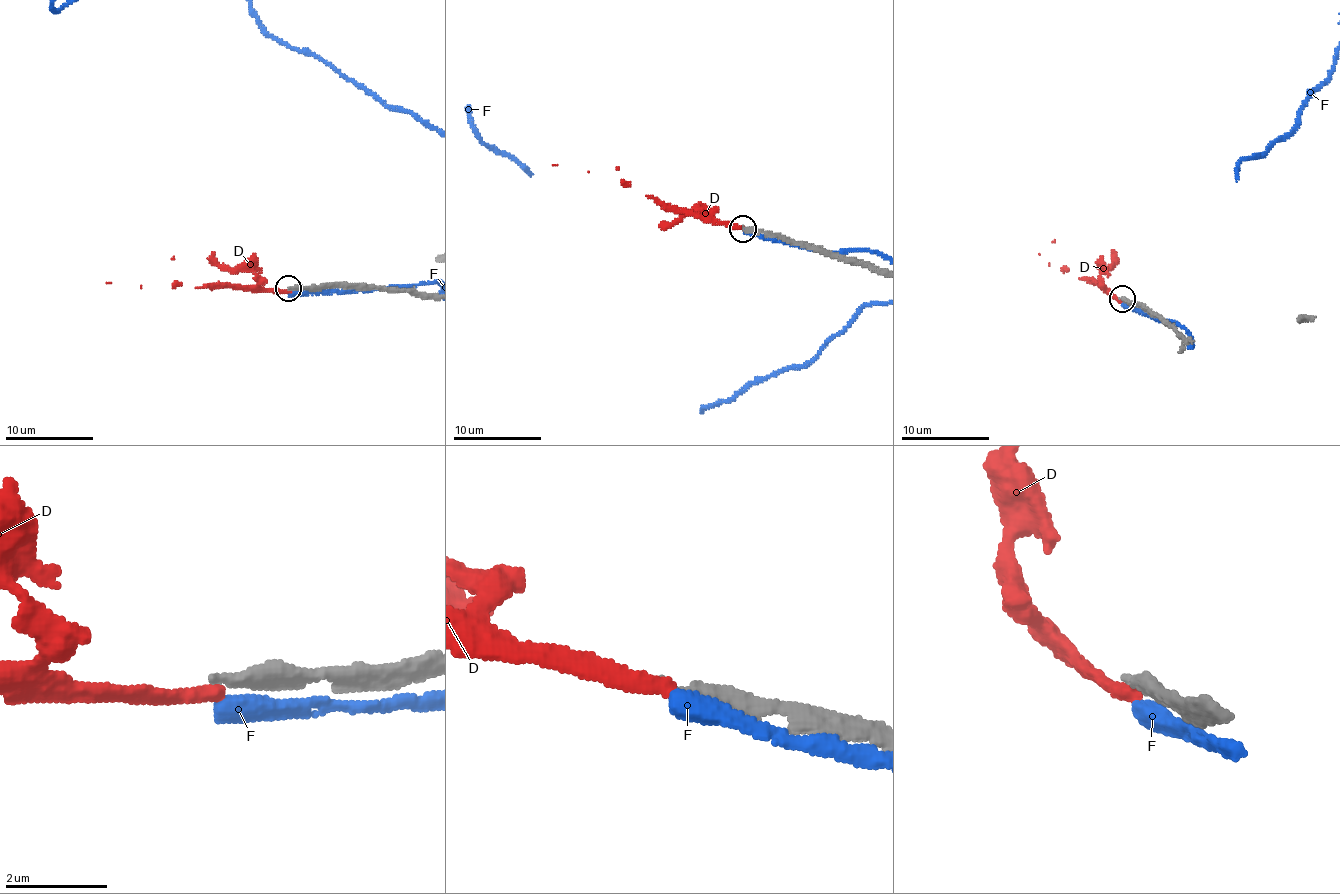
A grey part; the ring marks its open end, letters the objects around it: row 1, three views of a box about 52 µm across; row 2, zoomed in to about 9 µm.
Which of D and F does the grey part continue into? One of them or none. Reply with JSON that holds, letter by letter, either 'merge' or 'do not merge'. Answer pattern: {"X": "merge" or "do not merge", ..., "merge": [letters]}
{"D": "do not merge", "F": "do not merge", "merge": []}

